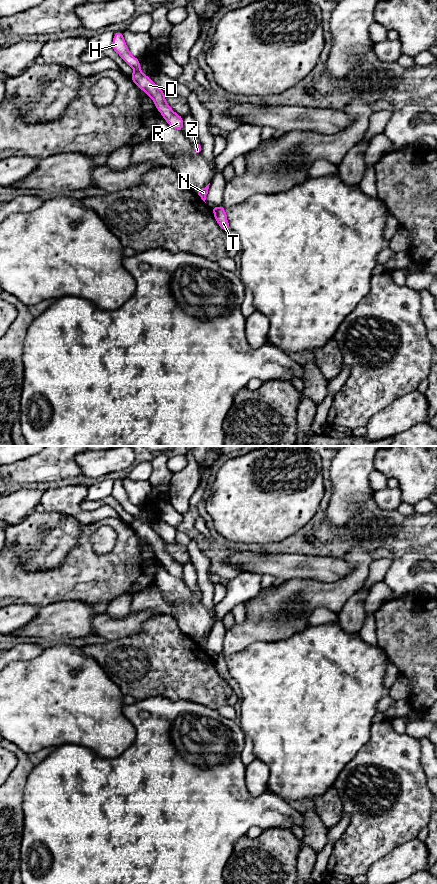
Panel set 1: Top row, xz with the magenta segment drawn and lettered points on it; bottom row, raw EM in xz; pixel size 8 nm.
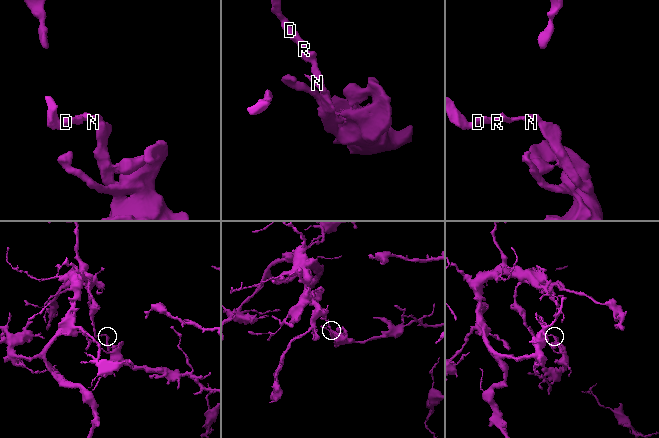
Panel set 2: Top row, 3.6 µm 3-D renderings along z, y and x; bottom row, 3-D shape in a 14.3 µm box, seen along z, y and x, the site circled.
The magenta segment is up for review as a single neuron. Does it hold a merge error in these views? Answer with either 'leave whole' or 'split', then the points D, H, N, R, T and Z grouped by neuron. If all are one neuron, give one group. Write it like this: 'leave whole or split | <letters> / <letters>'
split | D H N R Z / T

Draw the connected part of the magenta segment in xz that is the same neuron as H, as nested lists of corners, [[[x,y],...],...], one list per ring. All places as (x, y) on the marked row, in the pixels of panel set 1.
[[[121,31],[114,33],[111,48],[121,56],[125,63],[135,69],[134,73],[130,76],[131,80],[152,98],[156,108],[162,114],[166,122],[175,130],[183,132],[183,117],[176,114],[171,109],[165,101],[165,93],[152,81],[151,78],[141,72],[140,61],[129,52]]]

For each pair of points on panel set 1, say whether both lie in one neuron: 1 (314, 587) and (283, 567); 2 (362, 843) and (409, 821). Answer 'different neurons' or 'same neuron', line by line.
1: different neurons
2: same neuron

